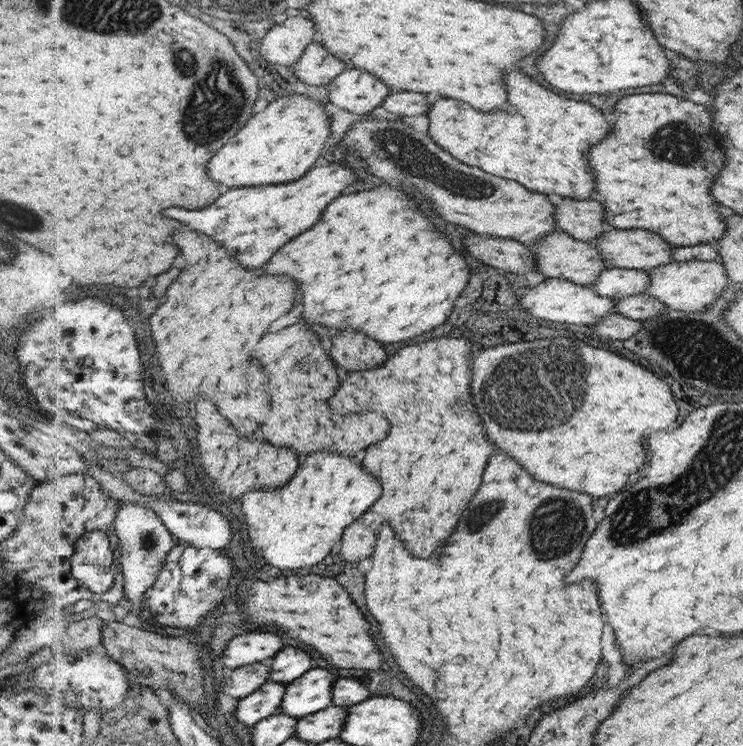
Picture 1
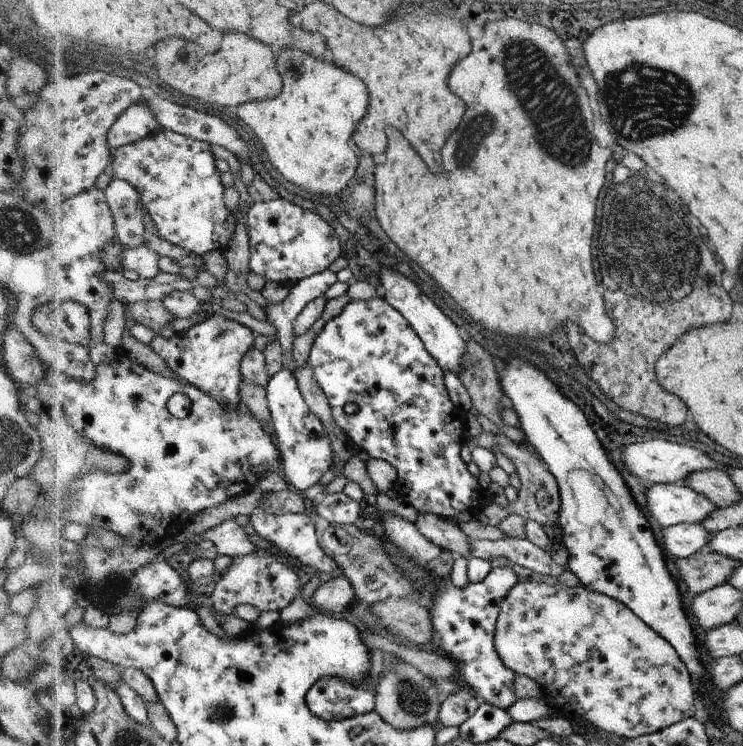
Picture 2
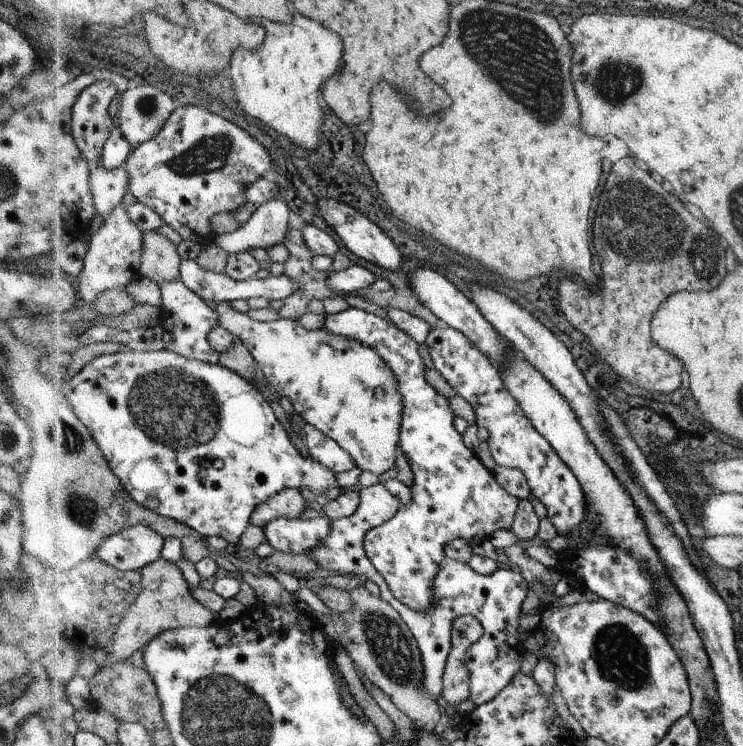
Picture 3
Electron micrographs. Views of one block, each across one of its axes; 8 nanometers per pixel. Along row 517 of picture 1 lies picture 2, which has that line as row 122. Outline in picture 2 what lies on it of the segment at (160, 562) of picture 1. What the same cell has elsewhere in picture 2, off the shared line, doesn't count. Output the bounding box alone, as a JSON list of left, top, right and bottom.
[109,100,164,148]

